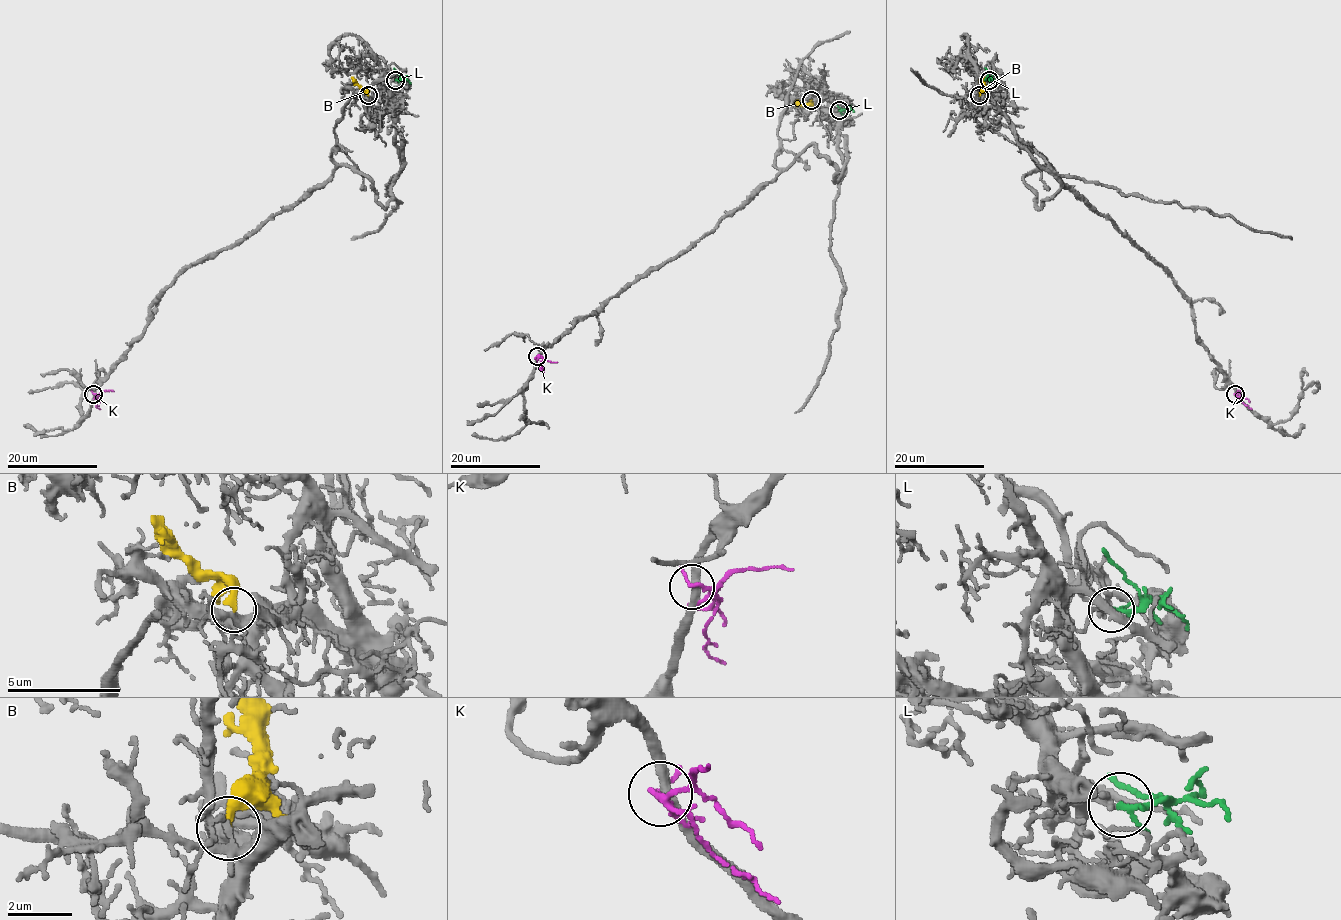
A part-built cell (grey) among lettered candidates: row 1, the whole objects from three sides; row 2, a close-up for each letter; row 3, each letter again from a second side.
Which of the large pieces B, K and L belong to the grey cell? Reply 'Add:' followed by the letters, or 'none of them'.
Add: L

